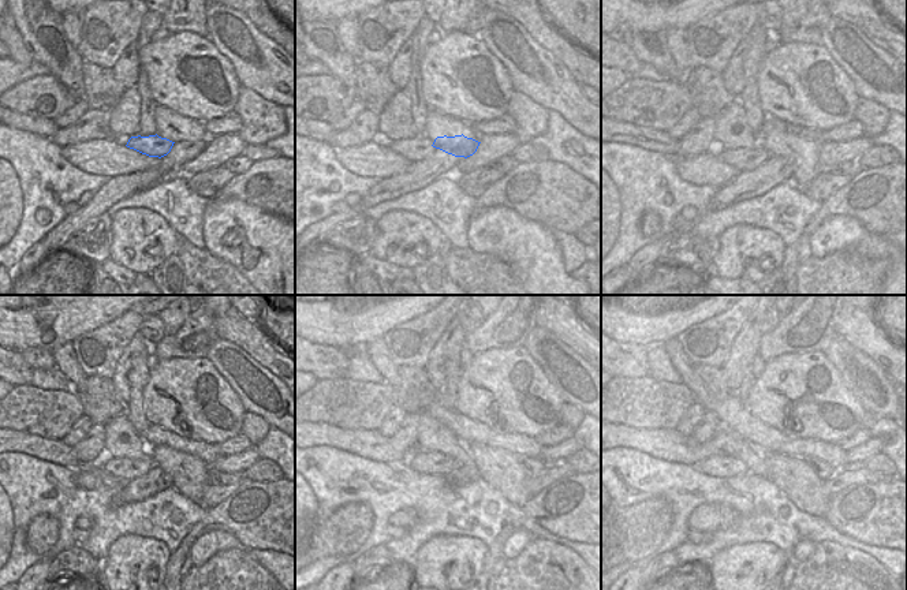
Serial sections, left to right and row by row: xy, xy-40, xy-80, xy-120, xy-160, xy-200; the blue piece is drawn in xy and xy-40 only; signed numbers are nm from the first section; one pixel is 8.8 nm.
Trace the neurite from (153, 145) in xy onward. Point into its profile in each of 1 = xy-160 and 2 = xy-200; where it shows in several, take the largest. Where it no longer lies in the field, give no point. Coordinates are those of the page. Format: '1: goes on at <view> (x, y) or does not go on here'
1: goes on at xy-160 (433, 463)
2: goes on at xy-200 (723, 466)

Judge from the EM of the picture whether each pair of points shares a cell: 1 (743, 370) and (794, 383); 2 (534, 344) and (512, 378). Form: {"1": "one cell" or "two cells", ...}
{"1": "two cells", "2": "two cells"}

